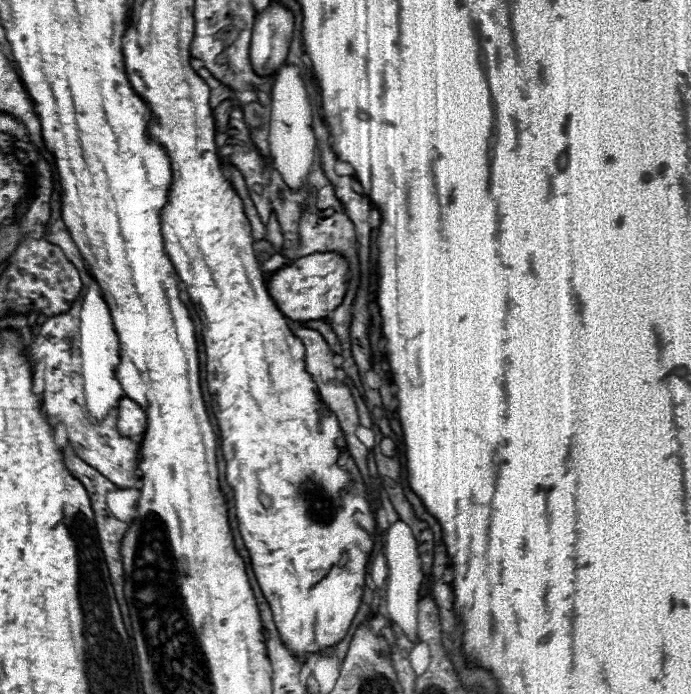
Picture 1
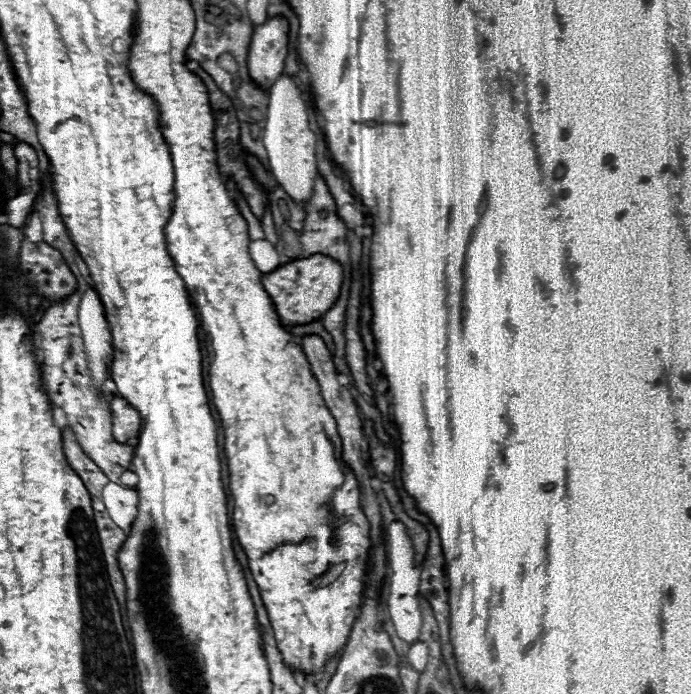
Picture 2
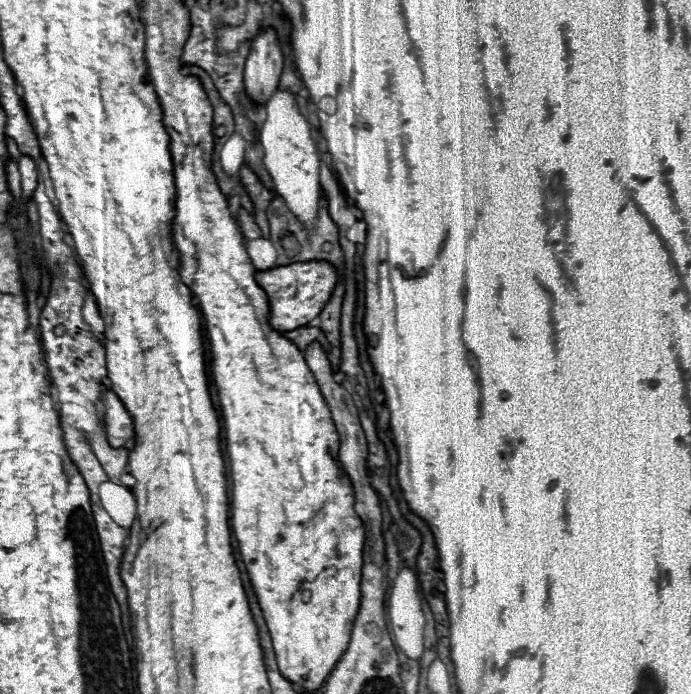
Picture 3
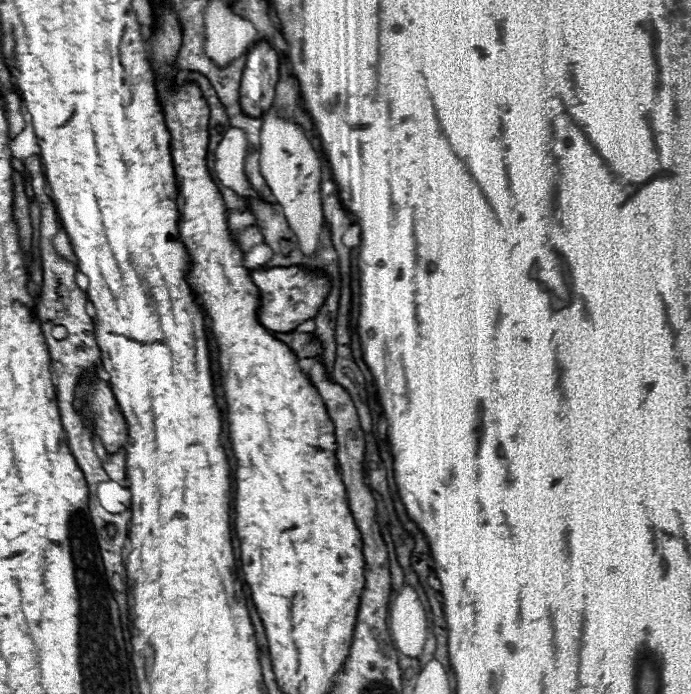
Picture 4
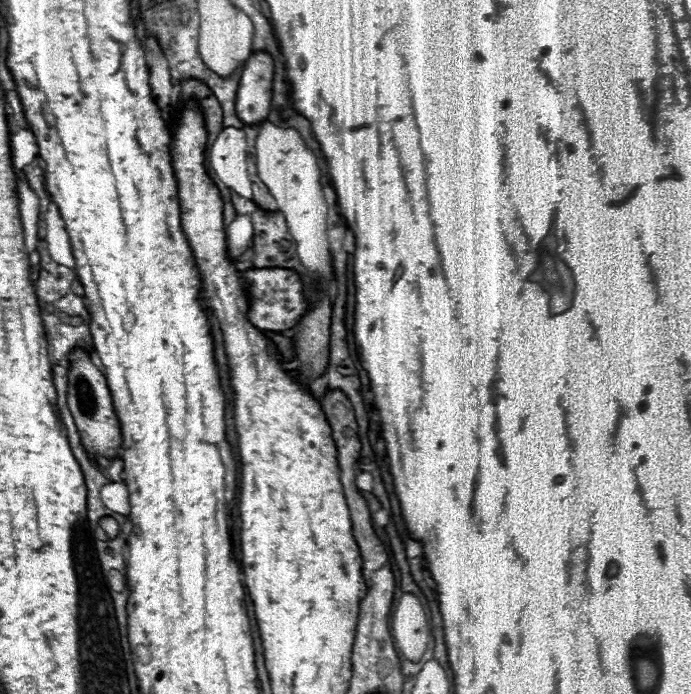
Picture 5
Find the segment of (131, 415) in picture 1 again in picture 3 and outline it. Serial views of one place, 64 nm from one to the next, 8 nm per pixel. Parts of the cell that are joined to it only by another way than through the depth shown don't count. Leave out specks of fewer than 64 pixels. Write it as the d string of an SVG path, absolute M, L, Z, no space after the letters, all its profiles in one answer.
M104 388L102 404L104 404L104 426L108 428L108 444L112 444L112 448L122 448L134 436L132 418L128 416L120 398L110 388Z

